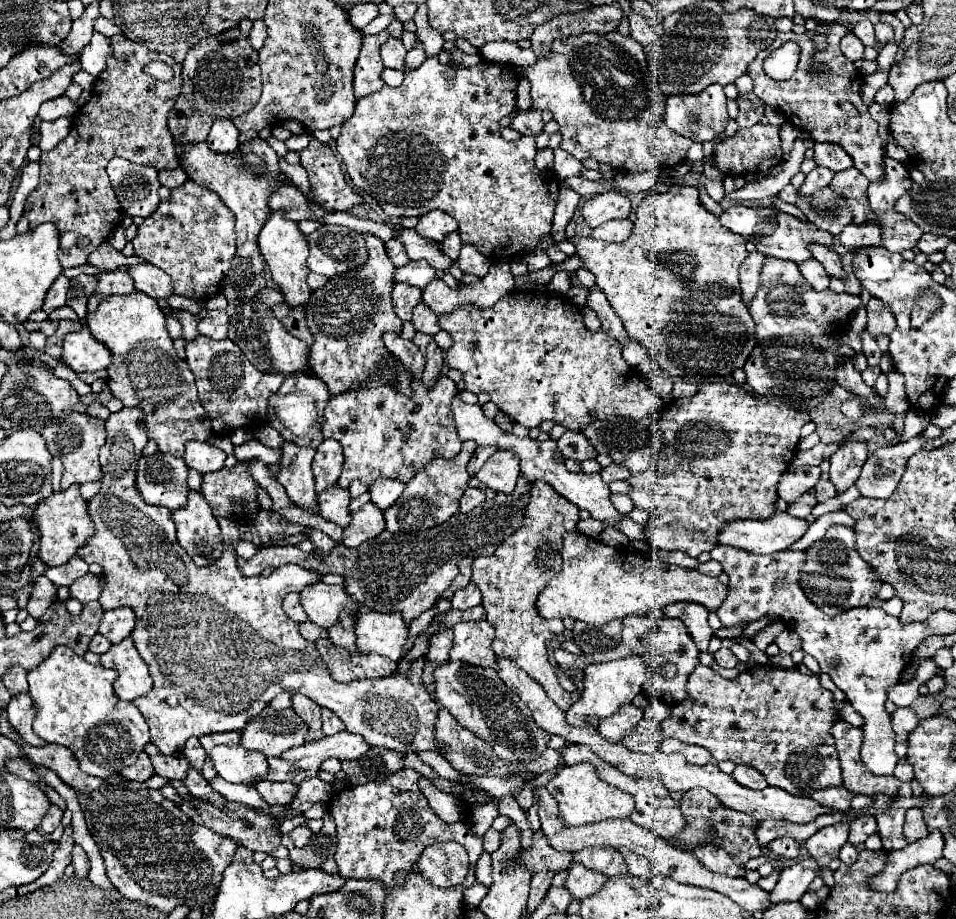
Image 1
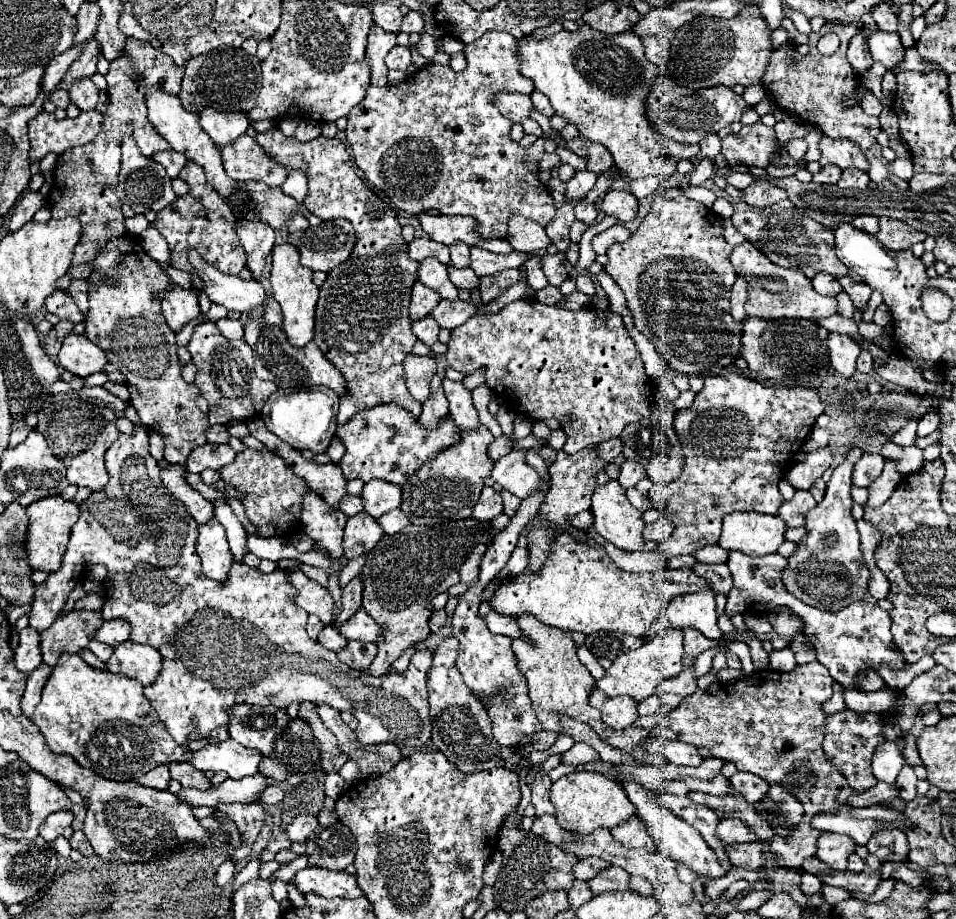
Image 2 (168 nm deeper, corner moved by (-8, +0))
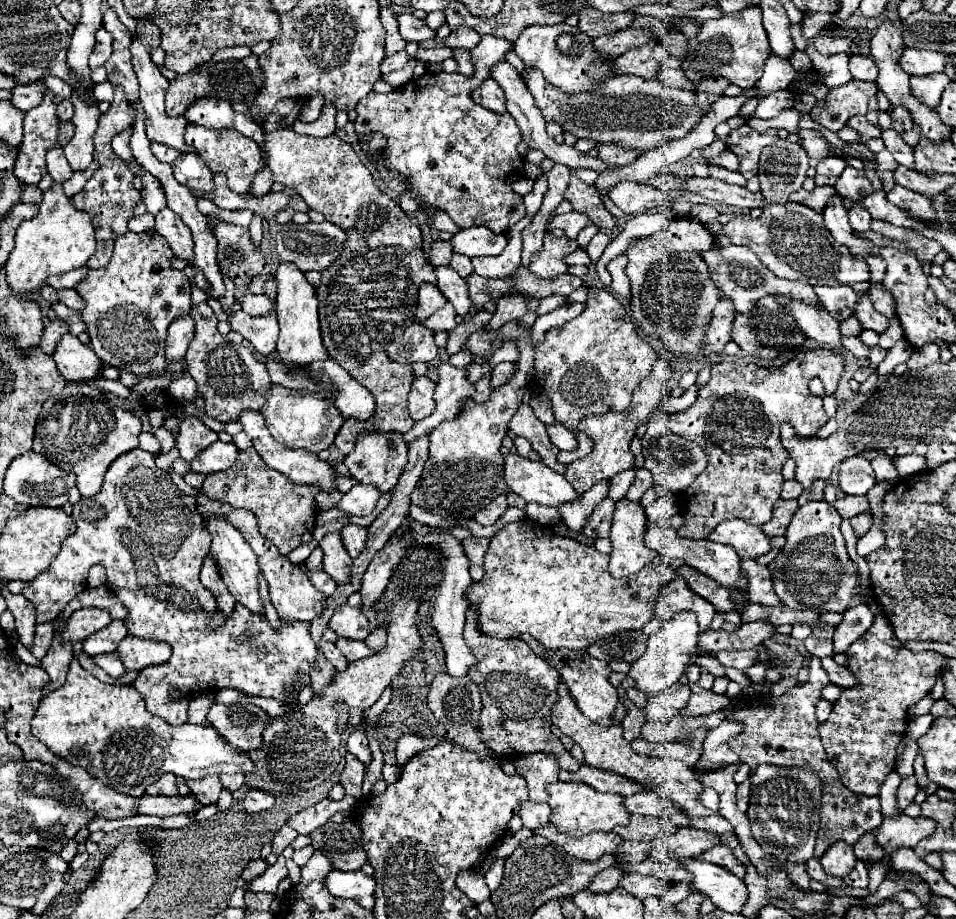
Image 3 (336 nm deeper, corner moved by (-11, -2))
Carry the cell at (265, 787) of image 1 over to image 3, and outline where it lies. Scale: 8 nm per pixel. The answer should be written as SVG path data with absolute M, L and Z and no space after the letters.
M250 789L248 795L244 797L244 807L250 813L258 813L264 809L270 809L274 805L274 795L260 791L260 789Z

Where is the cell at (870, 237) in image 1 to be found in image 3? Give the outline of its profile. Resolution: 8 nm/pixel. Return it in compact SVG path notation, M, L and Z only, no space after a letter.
M854 205L850 211L850 225L854 227L854 231L868 231L870 229L870 223L872 223L872 217L868 215L868 211L862 207L862 205Z

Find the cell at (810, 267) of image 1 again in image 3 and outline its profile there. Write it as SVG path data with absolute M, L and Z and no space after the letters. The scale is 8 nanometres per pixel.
M834 285L834 287L814 287L816 295L820 297L820 303L826 307L826 311L838 319L844 321L854 313L856 305L856 293L850 285Z

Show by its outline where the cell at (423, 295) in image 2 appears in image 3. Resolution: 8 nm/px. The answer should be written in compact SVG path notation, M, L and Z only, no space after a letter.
M422 283L420 287L420 297L418 297L418 313L416 319L424 321L428 319L434 311L438 311L442 305L446 303L444 295L440 293L440 289L432 283Z

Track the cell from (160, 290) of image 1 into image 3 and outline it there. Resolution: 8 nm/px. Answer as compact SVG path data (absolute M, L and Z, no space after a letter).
M192 313L172 321L172 325L168 327L168 339L166 339L166 361L168 363L184 357L184 353L192 341L192 335L194 335Z

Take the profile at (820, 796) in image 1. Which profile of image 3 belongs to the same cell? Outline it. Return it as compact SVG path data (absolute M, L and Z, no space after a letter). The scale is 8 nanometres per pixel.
M910 777L910 779L902 779L900 787L898 787L898 793L896 793L896 807L900 811L904 811L916 797L916 791L918 791L918 785L916 785L916 777Z

